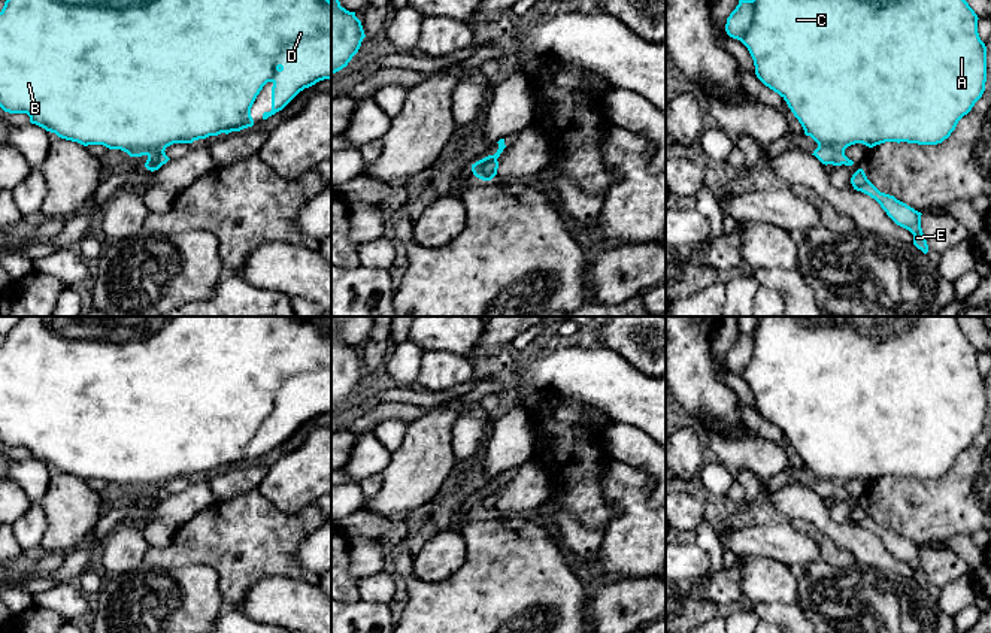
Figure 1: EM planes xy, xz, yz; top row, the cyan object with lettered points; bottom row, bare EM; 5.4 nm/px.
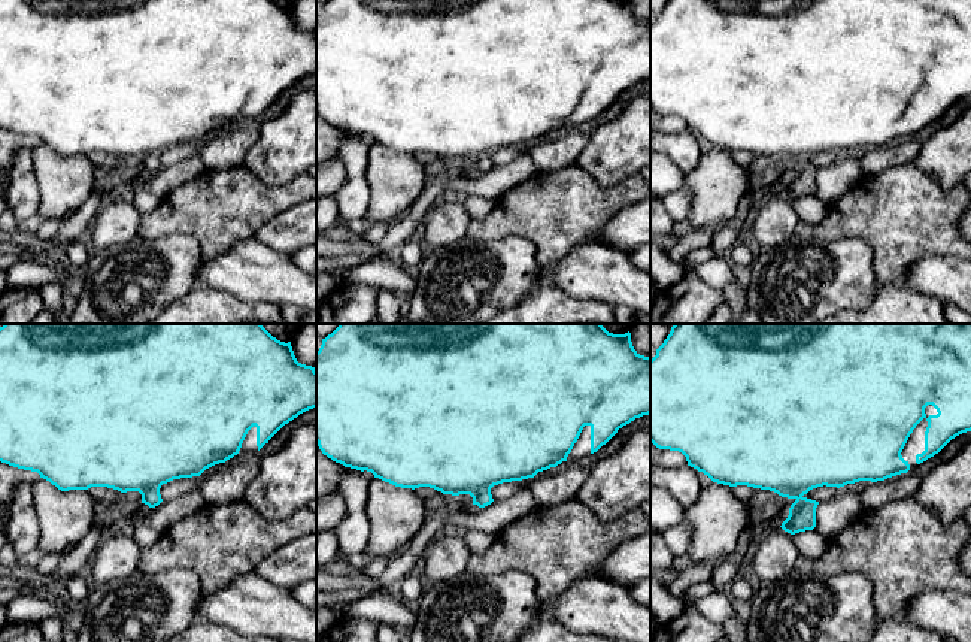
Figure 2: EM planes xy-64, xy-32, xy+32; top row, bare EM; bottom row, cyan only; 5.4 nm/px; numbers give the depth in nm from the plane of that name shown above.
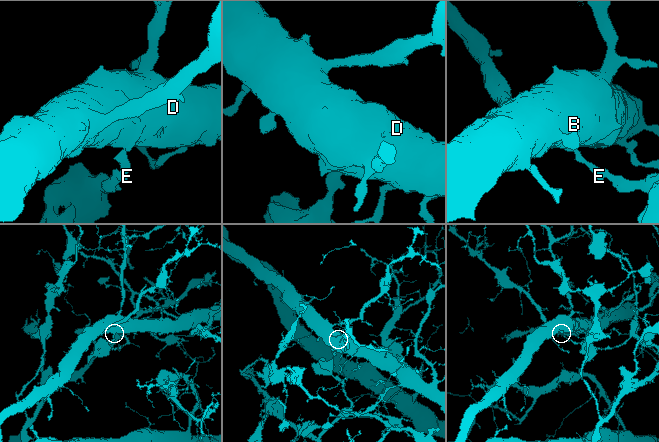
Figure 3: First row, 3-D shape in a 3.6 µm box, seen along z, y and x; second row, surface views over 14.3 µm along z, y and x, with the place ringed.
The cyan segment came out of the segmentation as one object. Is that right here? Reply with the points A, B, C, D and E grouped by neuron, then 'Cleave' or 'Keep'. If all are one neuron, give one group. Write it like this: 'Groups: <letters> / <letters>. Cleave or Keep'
Groups: A B C D / E. Cleave

